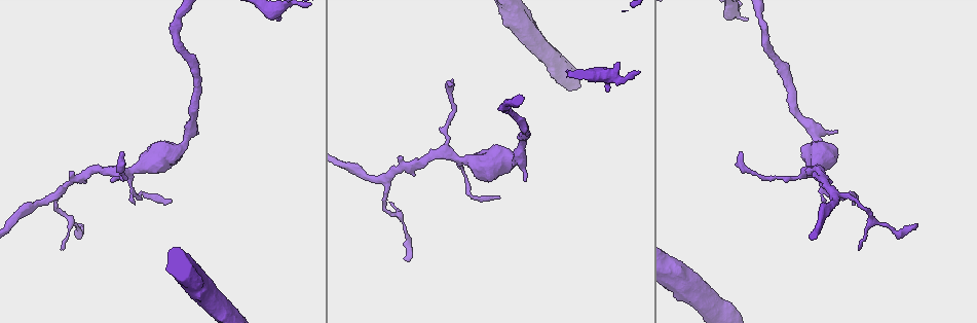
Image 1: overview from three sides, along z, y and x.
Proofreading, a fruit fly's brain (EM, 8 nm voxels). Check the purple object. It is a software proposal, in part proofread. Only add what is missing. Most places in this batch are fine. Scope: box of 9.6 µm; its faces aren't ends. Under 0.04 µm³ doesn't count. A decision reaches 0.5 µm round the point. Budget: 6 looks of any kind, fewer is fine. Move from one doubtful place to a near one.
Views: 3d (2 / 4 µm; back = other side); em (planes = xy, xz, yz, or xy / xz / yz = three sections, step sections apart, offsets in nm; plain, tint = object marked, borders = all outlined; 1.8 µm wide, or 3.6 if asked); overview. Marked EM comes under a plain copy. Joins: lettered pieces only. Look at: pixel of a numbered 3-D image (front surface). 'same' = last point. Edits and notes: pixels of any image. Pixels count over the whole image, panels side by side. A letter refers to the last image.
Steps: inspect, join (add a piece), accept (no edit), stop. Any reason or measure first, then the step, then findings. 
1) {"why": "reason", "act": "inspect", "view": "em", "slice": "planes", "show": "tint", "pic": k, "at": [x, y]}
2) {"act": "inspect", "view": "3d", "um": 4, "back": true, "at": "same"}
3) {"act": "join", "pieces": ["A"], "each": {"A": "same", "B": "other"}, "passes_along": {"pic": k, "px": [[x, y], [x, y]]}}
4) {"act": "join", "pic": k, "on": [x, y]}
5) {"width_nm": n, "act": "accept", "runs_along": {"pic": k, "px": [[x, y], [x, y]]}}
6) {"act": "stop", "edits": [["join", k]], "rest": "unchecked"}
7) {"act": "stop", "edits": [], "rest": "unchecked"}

{"why": "an open end", "act": "inspect", "view": "em", "slice": "xz", "step": 4, "show": "borders", "pic": 1, "at": [169, 200]}

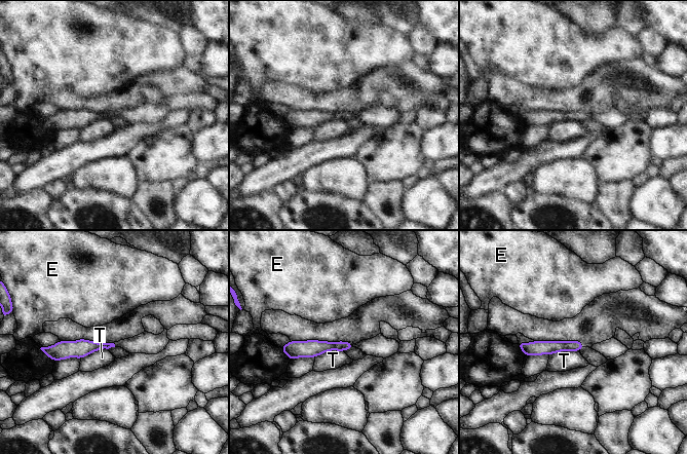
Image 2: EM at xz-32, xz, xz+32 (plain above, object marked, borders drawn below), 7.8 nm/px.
{"act": "accept", "each": {"E": "other", "T": "other"}, "found": "no lettered piece goes on from it"}

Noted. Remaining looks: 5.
{"why": "free end", "act": "inspect", "view": "em", "slice": "planes", "show": "borders", "pic": 1, "at": [526, 178]}

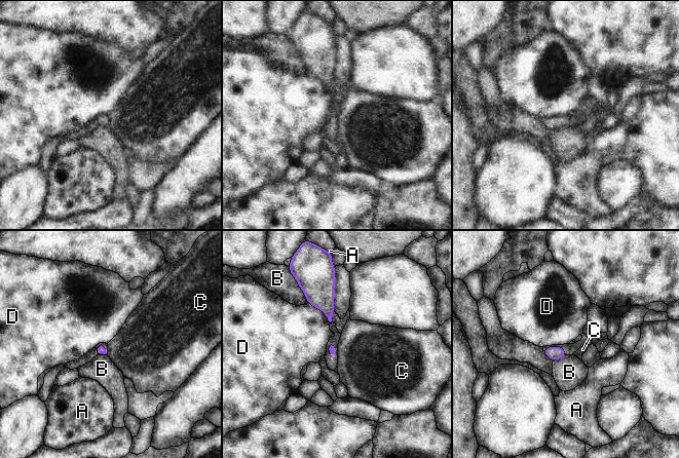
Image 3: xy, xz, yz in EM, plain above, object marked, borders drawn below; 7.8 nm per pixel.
{"act": "accept", "each": {"A": "other", "B": "other", "C": "other", "D": "other"}, "border": {"pic": 3, "px": [[308, 302], [332, 320]]}, "found": "none of them fits"}

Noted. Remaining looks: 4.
{"why": "an open end", "act": "inspect", "view": "em", "slice": "yz", "step": 4, "show": "tint", "pic": 1, "at": [123, 152]}

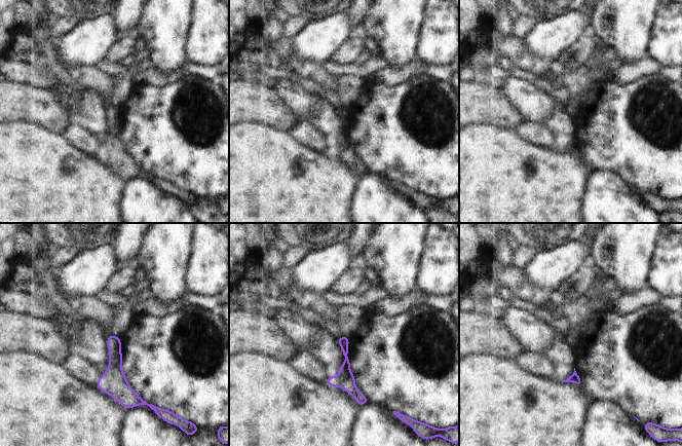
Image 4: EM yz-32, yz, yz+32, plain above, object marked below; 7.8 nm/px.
{"why": "cut it another way", "act": "inspect", "view": "em", "slice": "planes", "show": "tint", "at": "same"}

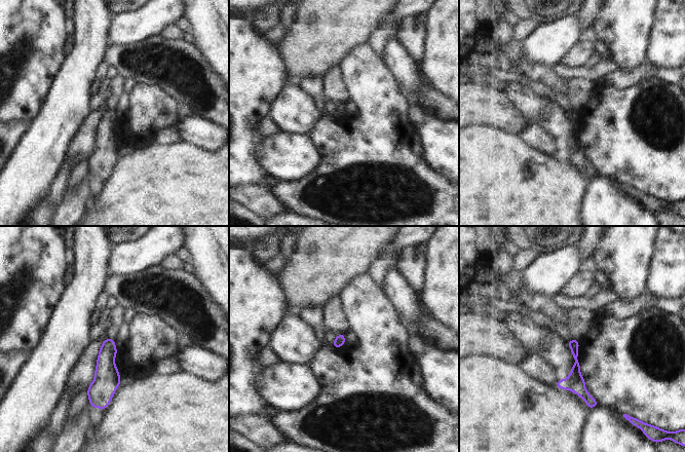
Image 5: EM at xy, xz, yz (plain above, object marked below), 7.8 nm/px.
{"why": "see the neighbours", "act": "inspect", "view": "em", "slice": "planes", "show": "borders", "at": "same"}

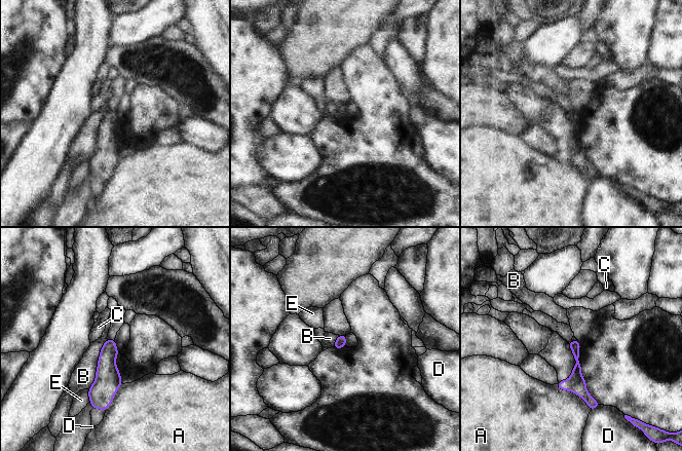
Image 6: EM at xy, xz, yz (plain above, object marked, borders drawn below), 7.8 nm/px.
{"act": "accept", "each": {"A": "other", "B": "other", "C": "other", "D": "other", "E": "other"}, "runs_along": {"pic": 6, "px": [[572, 343], [577, 385], [591, 402]]}, "found": "no lettered piece goes on from it"}

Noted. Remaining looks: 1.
{"act": "stop", "edits": [], "rest": "unchecked"}

